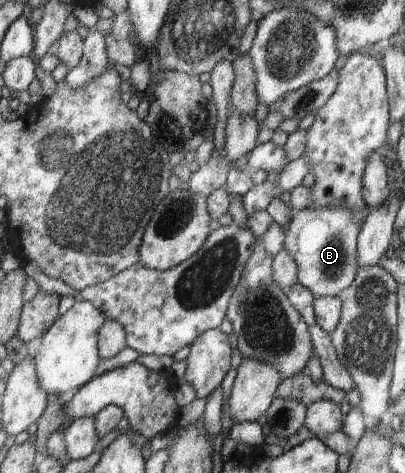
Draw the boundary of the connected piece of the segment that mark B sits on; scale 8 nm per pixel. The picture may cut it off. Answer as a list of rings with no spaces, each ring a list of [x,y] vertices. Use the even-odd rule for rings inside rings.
[[[346,204],[293,213],[283,247],[296,262],[298,283],[304,284],[315,298],[340,298],[352,285],[359,268],[357,237],[362,225],[363,219],[355,216],[355,211]]]

